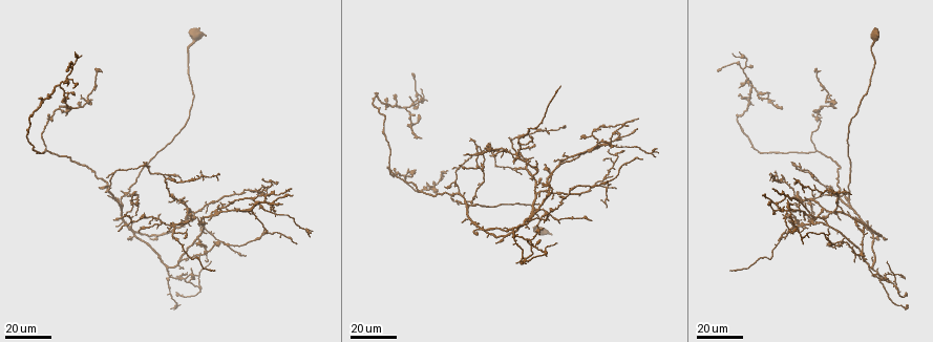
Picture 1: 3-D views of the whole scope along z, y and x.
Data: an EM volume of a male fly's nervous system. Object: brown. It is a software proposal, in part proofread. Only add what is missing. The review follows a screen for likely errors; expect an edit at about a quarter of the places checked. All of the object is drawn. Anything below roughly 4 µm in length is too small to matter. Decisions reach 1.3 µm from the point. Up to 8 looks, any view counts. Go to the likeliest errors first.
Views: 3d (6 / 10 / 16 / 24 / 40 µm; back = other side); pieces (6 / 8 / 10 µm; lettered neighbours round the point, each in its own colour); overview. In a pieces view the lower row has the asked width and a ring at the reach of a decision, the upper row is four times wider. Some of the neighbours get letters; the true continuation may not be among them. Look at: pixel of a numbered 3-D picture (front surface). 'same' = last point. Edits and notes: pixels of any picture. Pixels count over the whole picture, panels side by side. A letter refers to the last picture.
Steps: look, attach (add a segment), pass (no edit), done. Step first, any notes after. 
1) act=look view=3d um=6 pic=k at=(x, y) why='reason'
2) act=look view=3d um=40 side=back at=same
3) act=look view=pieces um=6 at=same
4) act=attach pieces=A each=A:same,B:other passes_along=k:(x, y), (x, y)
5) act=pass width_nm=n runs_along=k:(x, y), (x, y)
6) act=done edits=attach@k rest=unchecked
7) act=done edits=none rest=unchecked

act=look view=3d um=40 pic=1 at=(291, 194) why='thin end'

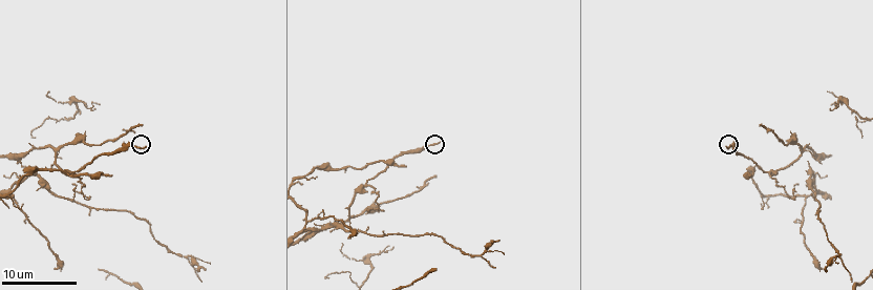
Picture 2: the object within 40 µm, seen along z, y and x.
act=look view=pieces um=8 pic=2 at=(440, 144)

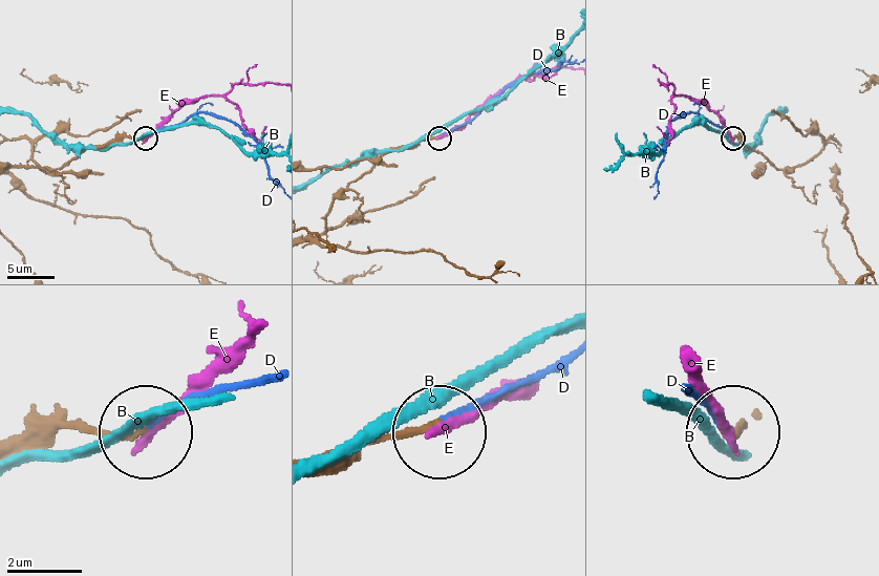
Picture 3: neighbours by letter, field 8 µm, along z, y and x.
act=attach pieces=D width_nm=160 each=B:other,D:same,E:other passes_along=3:(743, 429), (727, 435), (695, 395) found='the neuron continues'

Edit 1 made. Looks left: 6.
act=look view=3d um=24 pic=1 at=(805, 198) why='free end'

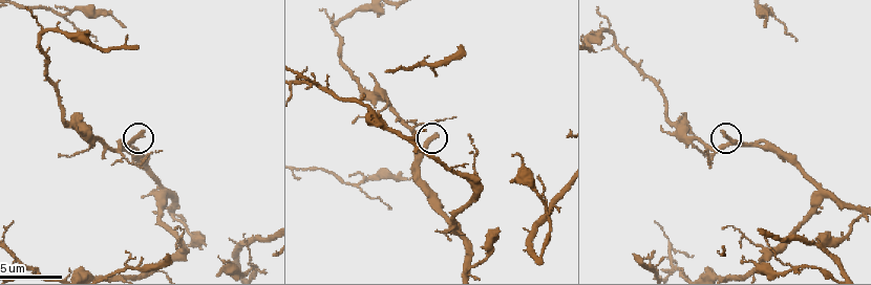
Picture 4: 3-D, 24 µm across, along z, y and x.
act=look view=pieces um=10 pic=4 at=(437, 137)

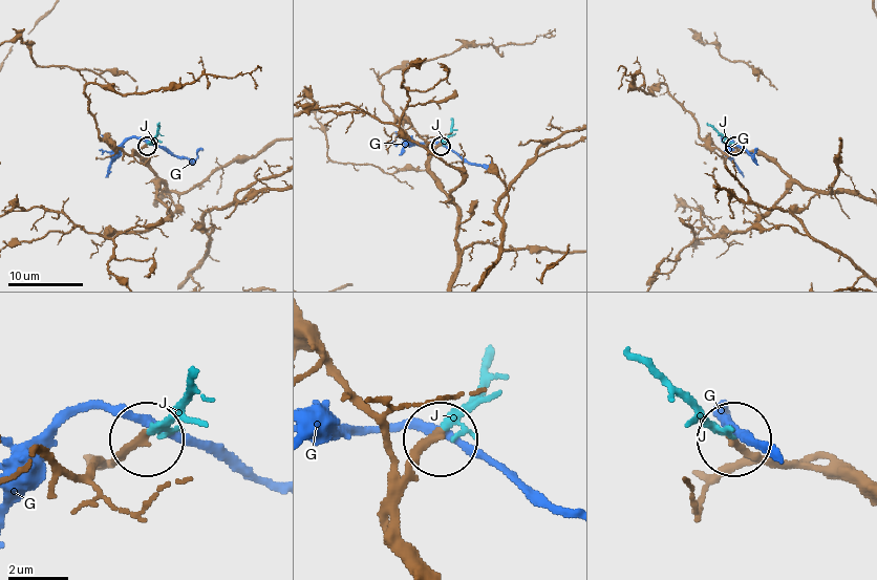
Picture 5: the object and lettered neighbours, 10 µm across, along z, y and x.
act=attach pieces=J each=G:other,J:same passes_along=5:(401, 509), (403, 474), (478, 384), (484, 353) found='the neuron continues'

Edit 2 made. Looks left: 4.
act=look view=pieces um=8 pic=2 at=(750, 176) why='branch stops here'

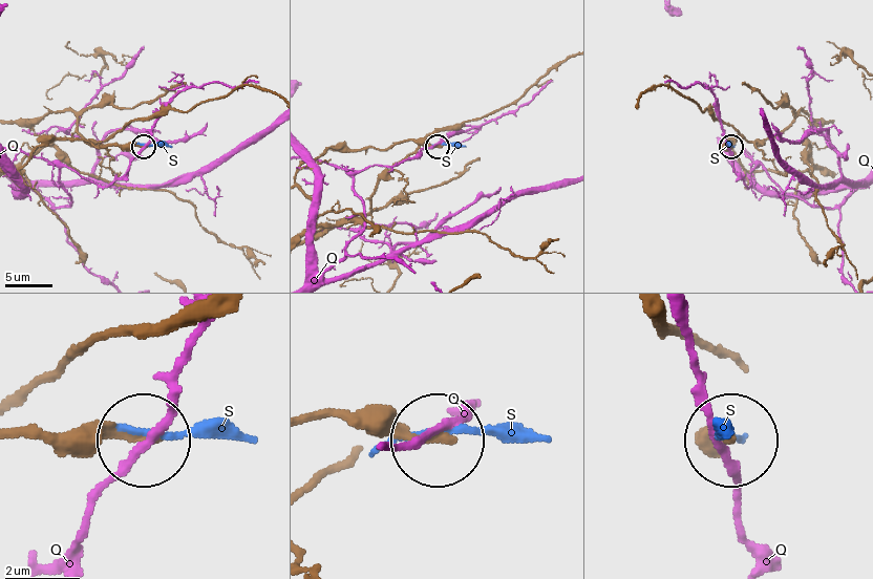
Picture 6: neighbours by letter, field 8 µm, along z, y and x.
act=pass each=Q:other,S:other runs_along=6:(19, 435), (137, 442) found='no lettered segment goes on from it'

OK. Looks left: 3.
act=look view=3d um=24 pic=1 at=(410, 96) why='an open end'

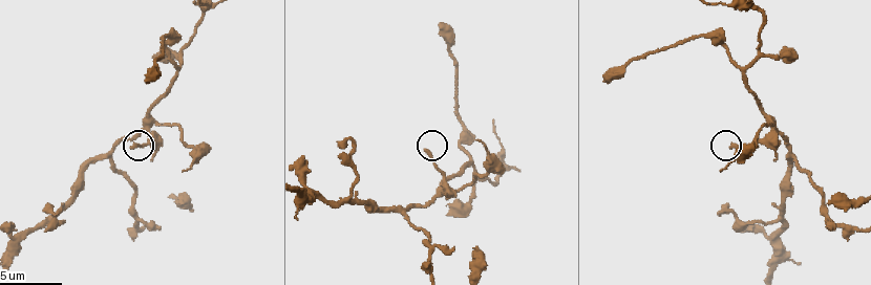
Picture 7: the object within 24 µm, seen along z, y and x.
act=look view=3d um=10 pic=7 at=(730, 147)

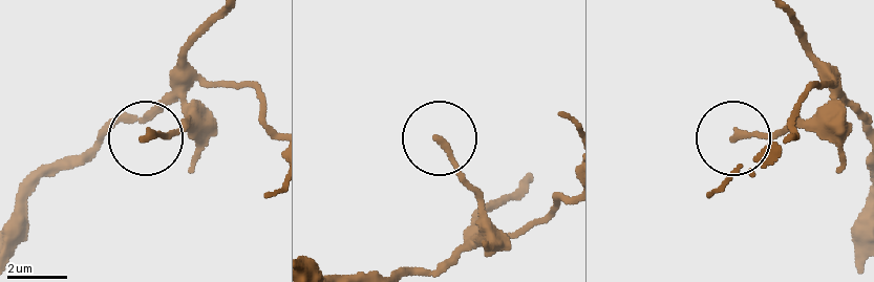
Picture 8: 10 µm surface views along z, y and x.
act=look view=pieces um=10 pic=8 at=(143, 135)

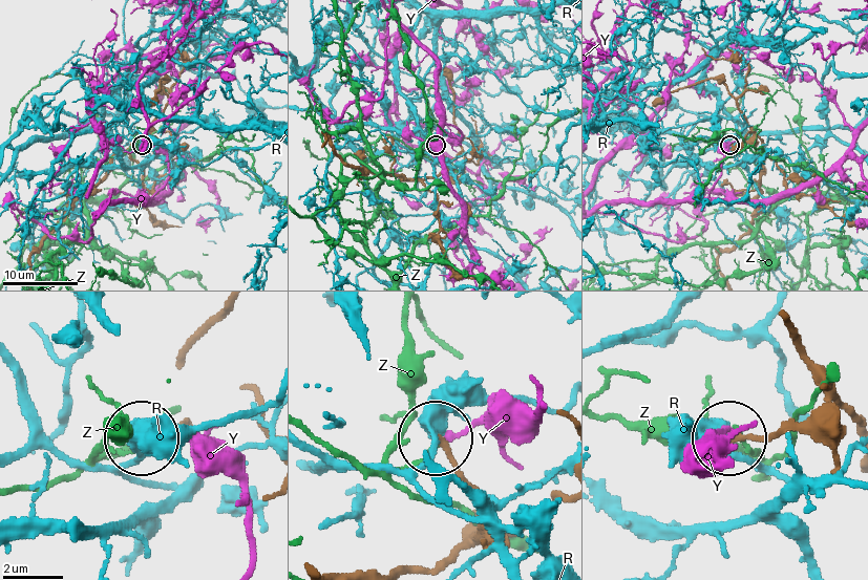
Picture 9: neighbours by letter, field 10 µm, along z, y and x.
act=pass each=R:other,Y:other,Z:other found='no lettered segment goes on from it'

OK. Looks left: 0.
act=done edits=attach@3,attach@5 rest=unchecked

